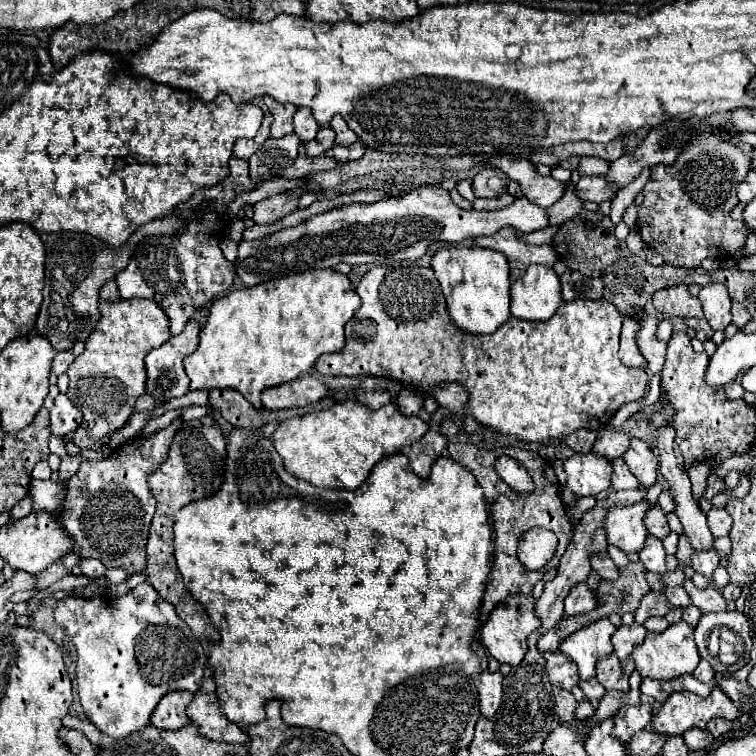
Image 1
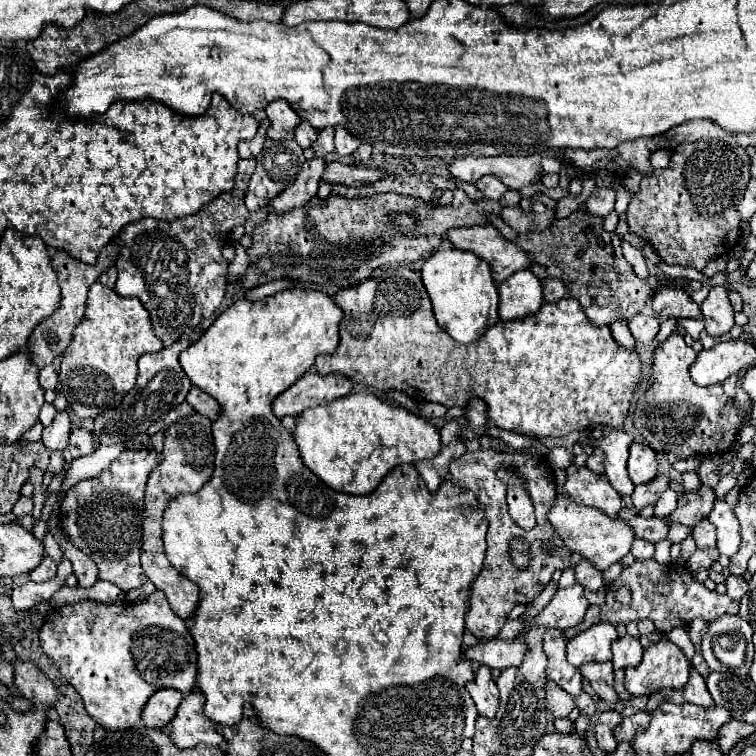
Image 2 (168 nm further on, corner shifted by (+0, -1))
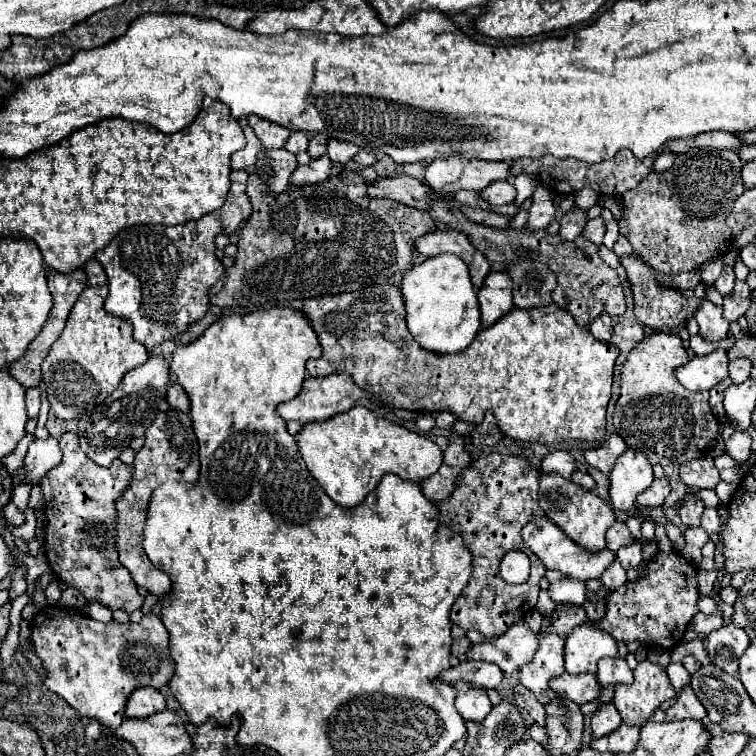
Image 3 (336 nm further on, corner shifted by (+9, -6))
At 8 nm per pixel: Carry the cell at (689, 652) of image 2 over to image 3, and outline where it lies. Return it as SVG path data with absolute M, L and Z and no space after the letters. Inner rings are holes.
M685 686L675 703L666 711L667 720L685 720L685 718L705 718L705 706L699 702L691 686Z

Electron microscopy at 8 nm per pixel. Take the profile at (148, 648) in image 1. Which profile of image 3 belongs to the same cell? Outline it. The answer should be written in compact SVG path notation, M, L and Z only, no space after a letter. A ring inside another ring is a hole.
M47 606L39 610L31 624L31 642L35 654L41 658L41 666L45 670L43 682L49 690L63 696L81 716L101 722L109 732L117 730L123 722L123 712L129 696L143 686L165 688L173 676L175 662L169 654L169 632L163 626L161 618L155 612L149 612L141 618L139 624L133 622L97 622L91 616L83 616L75 610L63 606Z

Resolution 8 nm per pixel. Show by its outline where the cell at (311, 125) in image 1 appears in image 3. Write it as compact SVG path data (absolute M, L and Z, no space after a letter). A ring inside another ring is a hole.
M291 132L289 140L285 144L285 150L289 150L291 154L299 154L299 152L307 150L307 142L309 142L307 134L303 134L303 132Z

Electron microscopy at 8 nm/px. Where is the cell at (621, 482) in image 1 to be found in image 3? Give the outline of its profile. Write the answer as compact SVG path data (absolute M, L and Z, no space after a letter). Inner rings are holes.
M611 434L599 448L589 448L585 450L585 460L587 464L591 464L593 468L597 468L605 478L609 478L611 468L615 466L615 460L619 454L623 454L627 450L627 444L623 442L621 436Z

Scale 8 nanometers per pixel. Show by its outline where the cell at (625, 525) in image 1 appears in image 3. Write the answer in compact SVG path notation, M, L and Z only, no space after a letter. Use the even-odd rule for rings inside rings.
M547 518L533 520L533 522L525 524L521 530L521 536L523 536L525 544L529 546L529 550L541 558L545 568L555 568L555 570L563 572L565 576L577 578L581 582L587 582L591 578L601 578L605 568L609 568L615 562L615 554L611 550L603 548L603 552L601 550L599 552L587 552L579 544L575 544L559 526L551 524L551 520L547 520Z

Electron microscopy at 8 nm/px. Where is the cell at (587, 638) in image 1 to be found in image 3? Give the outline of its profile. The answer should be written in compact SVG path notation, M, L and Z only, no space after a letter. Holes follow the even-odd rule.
M581 624L569 632L565 640L565 672L597 672L597 662L603 656L617 656L613 636L599 628L591 628L589 624Z

